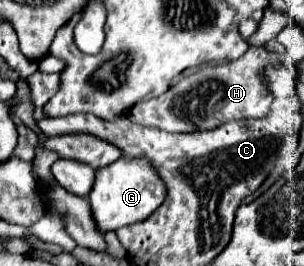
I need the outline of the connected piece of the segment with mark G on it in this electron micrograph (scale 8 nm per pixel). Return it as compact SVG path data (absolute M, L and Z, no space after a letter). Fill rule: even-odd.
M118 159L112 165L106 165L96 171L94 187L88 195L94 223L98 225L100 233L118 231L124 225L138 223L150 217L164 201L166 187L144 159Z

